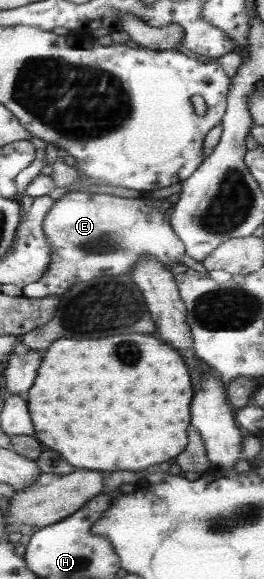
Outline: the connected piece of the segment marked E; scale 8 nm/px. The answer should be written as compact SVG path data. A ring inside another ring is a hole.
M68 191L60 197L44 221L44 230L48 235L49 243L53 248L52 265L39 281L22 288L23 296L33 299L43 299L50 295L63 295L69 291L71 285L81 281L91 281L95 277L105 275L123 275L130 273L132 267L144 258L145 254L154 255L169 269L175 265L181 255L186 253L186 245L172 224L173 212L177 210L177 203L169 203L167 199L117 199L117 195L107 193L83 193L81 191Z

